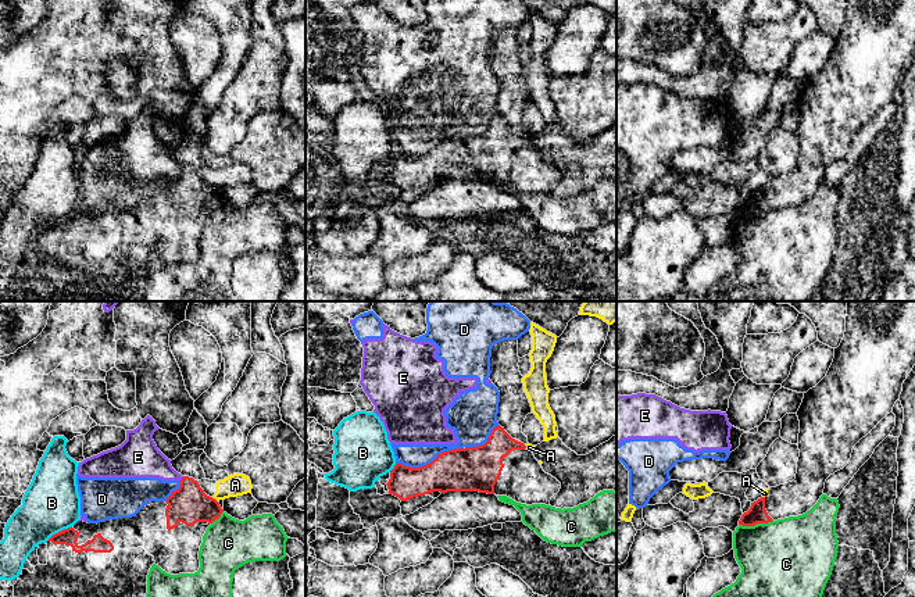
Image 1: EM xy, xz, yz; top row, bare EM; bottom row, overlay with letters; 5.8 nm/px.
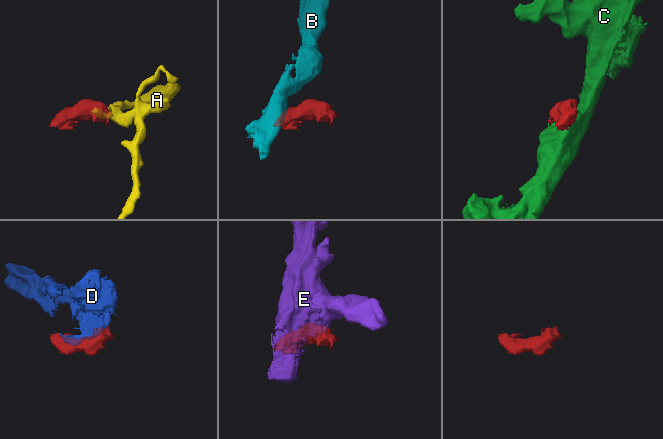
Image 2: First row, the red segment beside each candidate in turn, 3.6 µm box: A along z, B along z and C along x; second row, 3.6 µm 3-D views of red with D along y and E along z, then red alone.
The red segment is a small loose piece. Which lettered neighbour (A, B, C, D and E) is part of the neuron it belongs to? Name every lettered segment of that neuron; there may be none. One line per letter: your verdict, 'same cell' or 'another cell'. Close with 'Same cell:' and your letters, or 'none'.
A: another cell
B: another cell
C: another cell
D: another cell
E: another cell
Same cell: none

